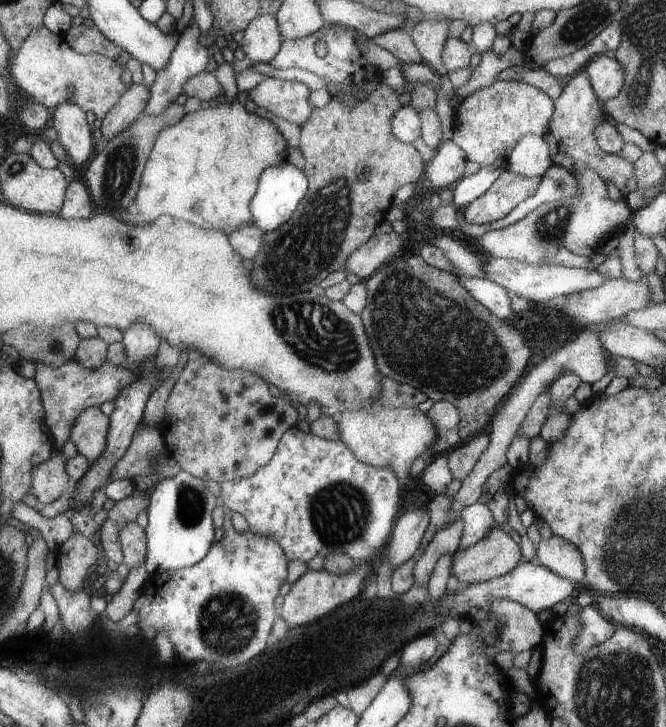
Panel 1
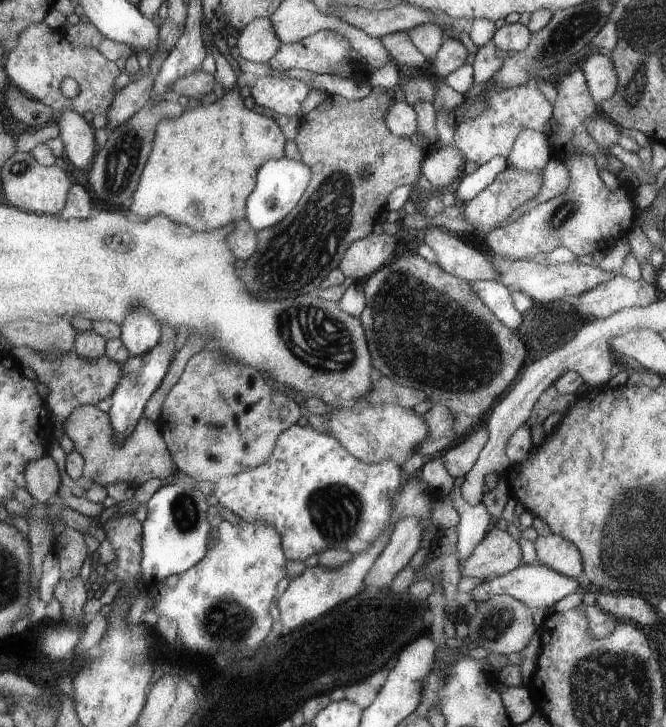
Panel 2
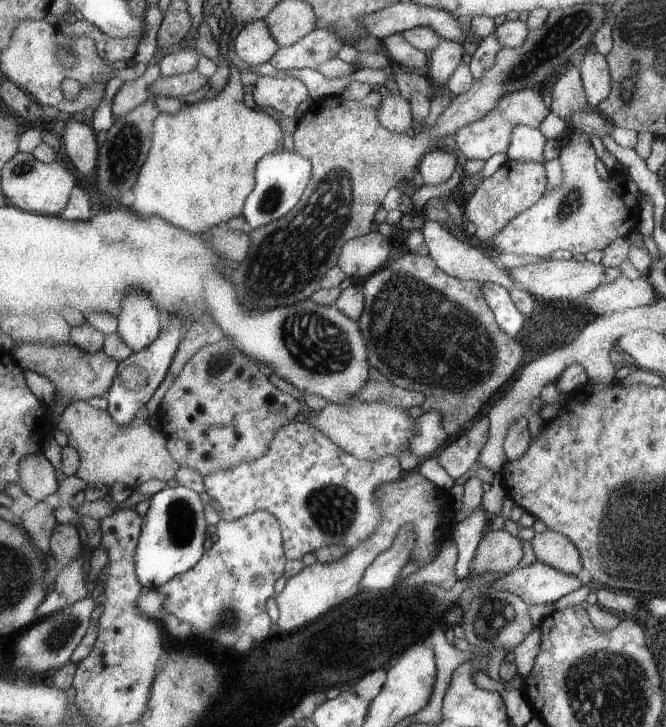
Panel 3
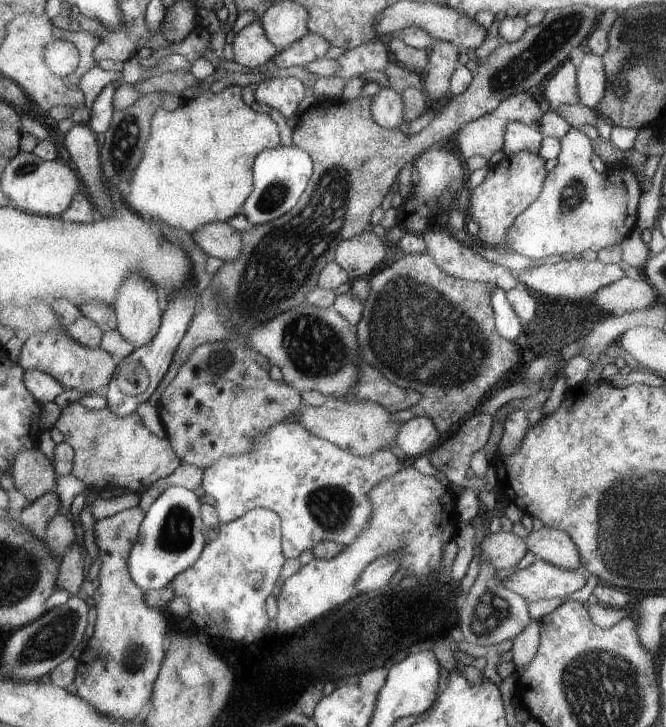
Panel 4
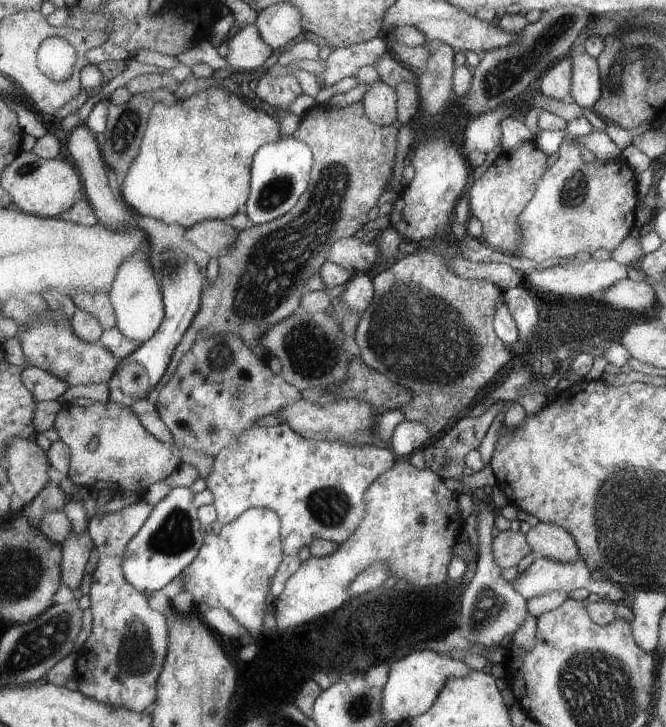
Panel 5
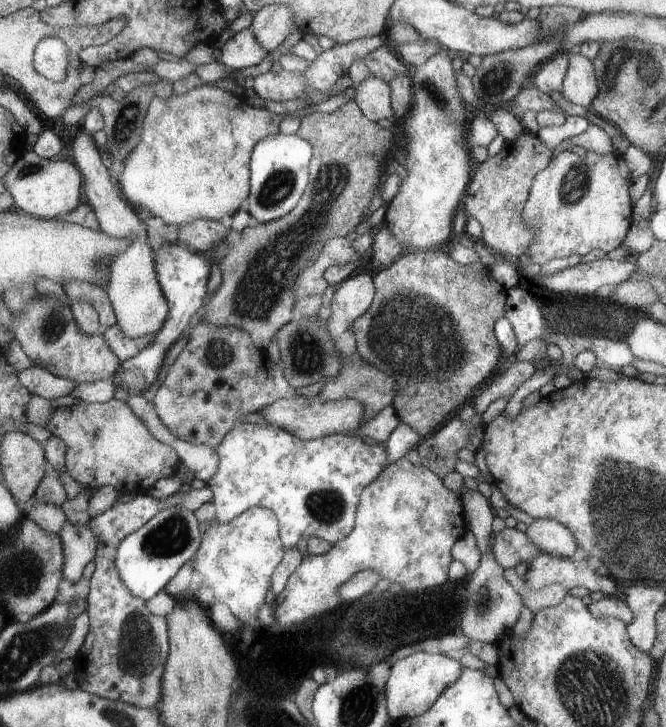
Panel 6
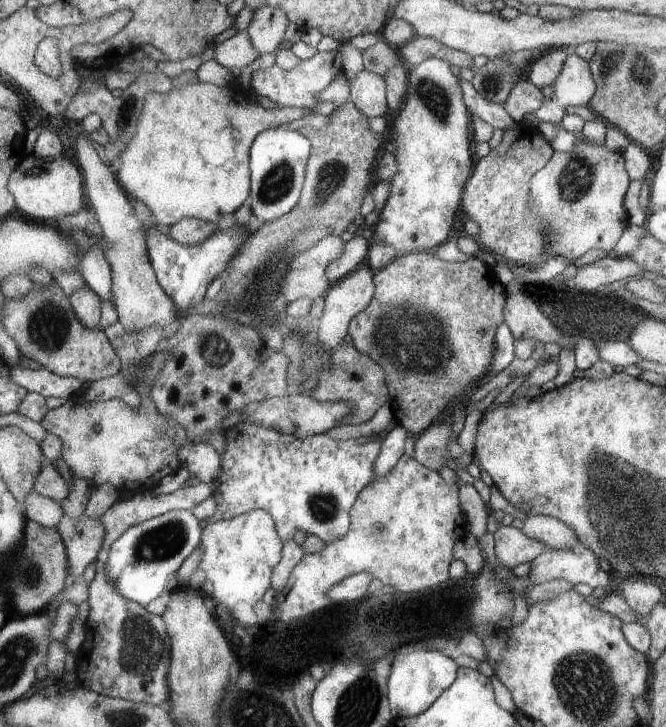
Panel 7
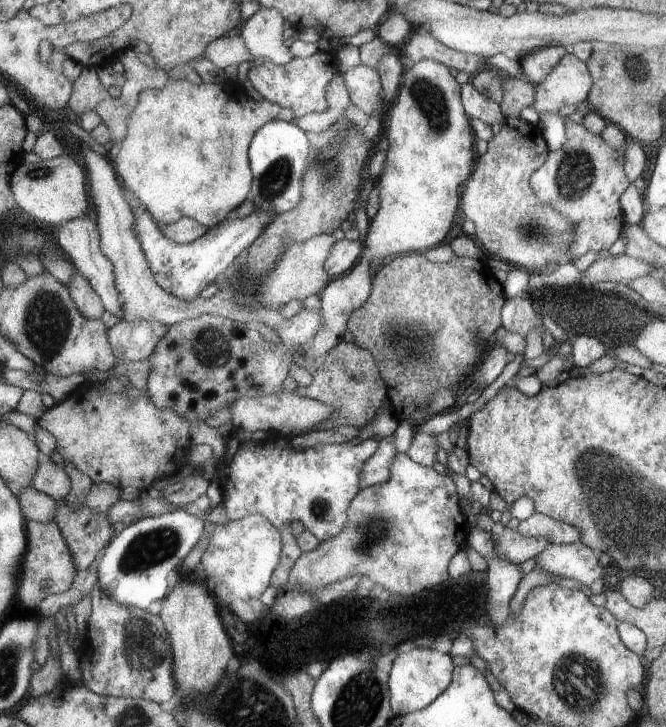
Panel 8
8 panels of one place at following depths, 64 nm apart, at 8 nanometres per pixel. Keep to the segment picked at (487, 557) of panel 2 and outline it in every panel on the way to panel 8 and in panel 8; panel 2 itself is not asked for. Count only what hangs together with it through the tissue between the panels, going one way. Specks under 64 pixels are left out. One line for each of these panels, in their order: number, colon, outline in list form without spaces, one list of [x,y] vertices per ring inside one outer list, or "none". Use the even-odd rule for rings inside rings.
3: [[[489,530],[475,550],[469,572],[475,572],[475,576],[481,576],[485,572],[507,576],[517,568],[521,556],[521,538],[513,538],[505,530]]]
4: [[[497,532],[485,536],[479,544],[479,564],[489,562],[495,570],[513,568],[527,552],[527,544],[523,538],[513,532]]]
5: [[[505,530],[505,532],[499,532],[493,538],[491,552],[493,552],[495,564],[503,570],[503,568],[509,568],[509,566],[517,566],[519,560],[531,552],[531,546],[527,544],[525,534]]]
6: [[[505,528],[493,534],[493,540],[493,556],[503,570],[511,566],[515,568],[519,562],[529,562],[539,554],[539,548],[527,538],[527,534],[515,528]]]
7: [[[501,526],[495,534],[495,556],[501,566],[513,570],[521,562],[533,562],[541,552],[545,552],[545,544],[527,538],[521,530],[513,526]]]
8: [[[503,524],[491,526],[491,538],[499,558],[511,564],[523,564],[525,560],[539,556],[539,552],[549,546],[545,538],[525,538],[515,528],[507,528]]]

